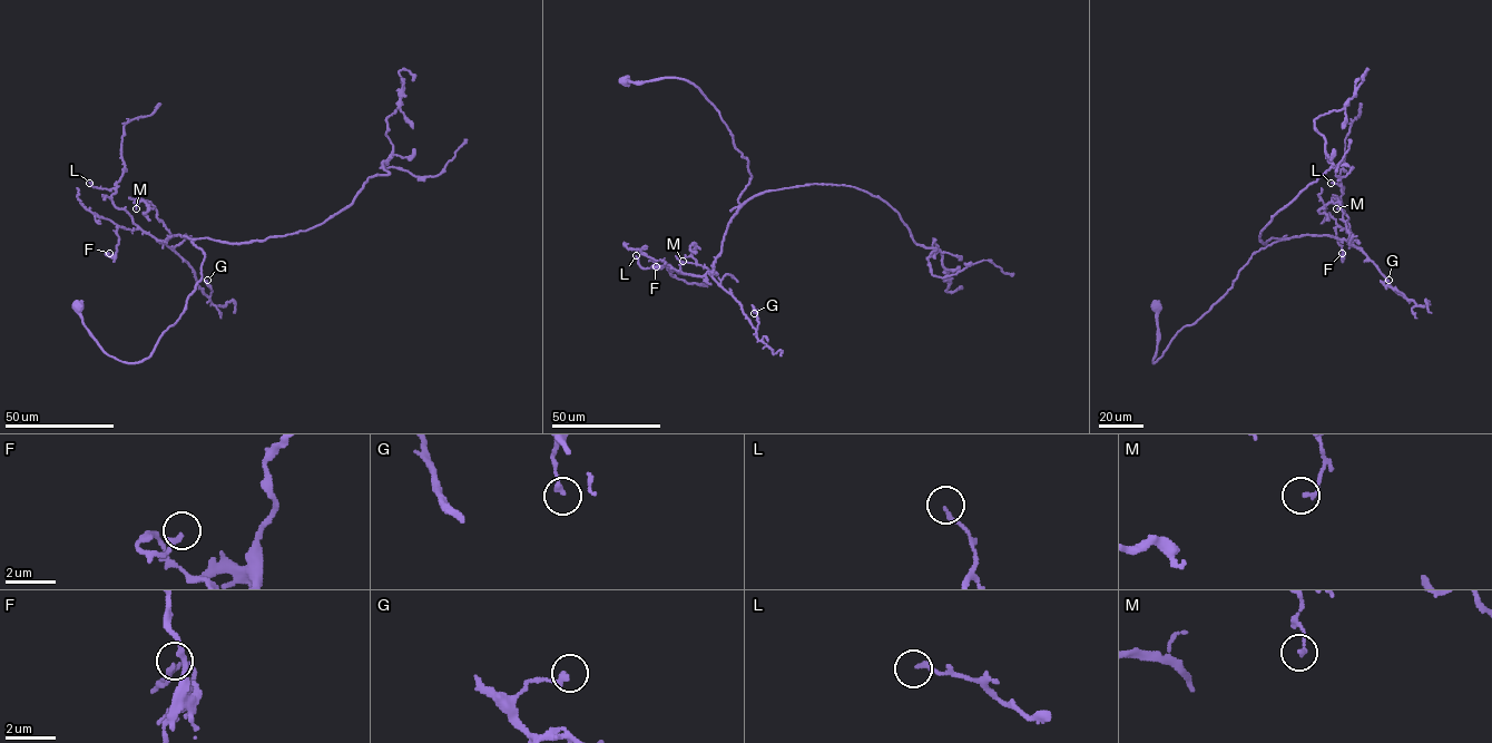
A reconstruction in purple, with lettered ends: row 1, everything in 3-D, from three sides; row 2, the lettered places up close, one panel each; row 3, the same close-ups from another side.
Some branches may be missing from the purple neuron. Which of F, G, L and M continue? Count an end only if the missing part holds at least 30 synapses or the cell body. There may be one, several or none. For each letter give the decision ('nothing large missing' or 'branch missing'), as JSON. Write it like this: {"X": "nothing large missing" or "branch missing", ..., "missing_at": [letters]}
{"F": "nothing large missing", "G": "nothing large missing", "L": "nothing large missing", "M": "nothing large missing", "missing_at": []}

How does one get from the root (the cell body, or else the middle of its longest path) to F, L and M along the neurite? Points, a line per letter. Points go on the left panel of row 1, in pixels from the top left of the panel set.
F: (78, 308), (104, 351), (137, 363), (202, 279), (205, 254), (180, 235), (157, 241), (118, 226), (109, 253)
L: (78, 308), (108, 354), (141, 361), (183, 313), (205, 254), (145, 233), (114, 188), (89, 183)
M: (78, 308), (99, 346), (128, 363), (183, 313), (205, 254), (167, 240), (149, 202), (136, 208)

